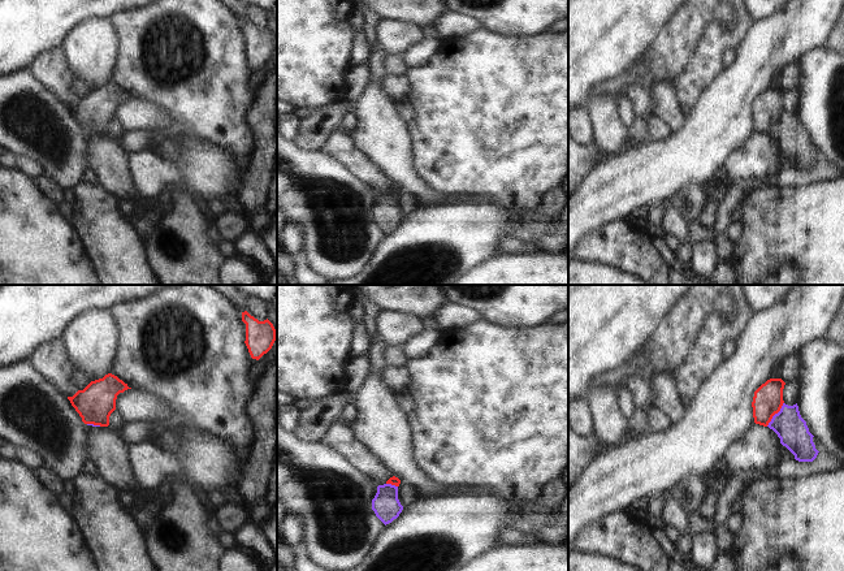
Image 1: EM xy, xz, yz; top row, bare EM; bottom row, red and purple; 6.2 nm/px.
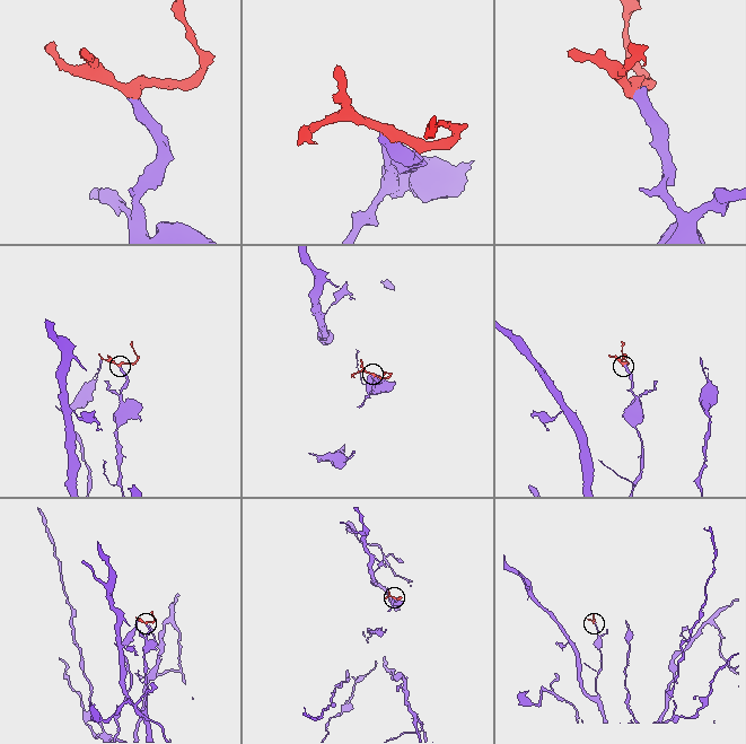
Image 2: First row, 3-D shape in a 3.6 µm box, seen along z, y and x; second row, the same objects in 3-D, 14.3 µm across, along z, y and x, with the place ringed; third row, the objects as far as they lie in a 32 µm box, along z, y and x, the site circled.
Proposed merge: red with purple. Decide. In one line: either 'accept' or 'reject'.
reject

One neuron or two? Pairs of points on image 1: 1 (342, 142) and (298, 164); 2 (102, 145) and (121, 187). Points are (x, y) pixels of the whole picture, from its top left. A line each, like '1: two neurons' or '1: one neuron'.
1: two neurons
2: one neuron

